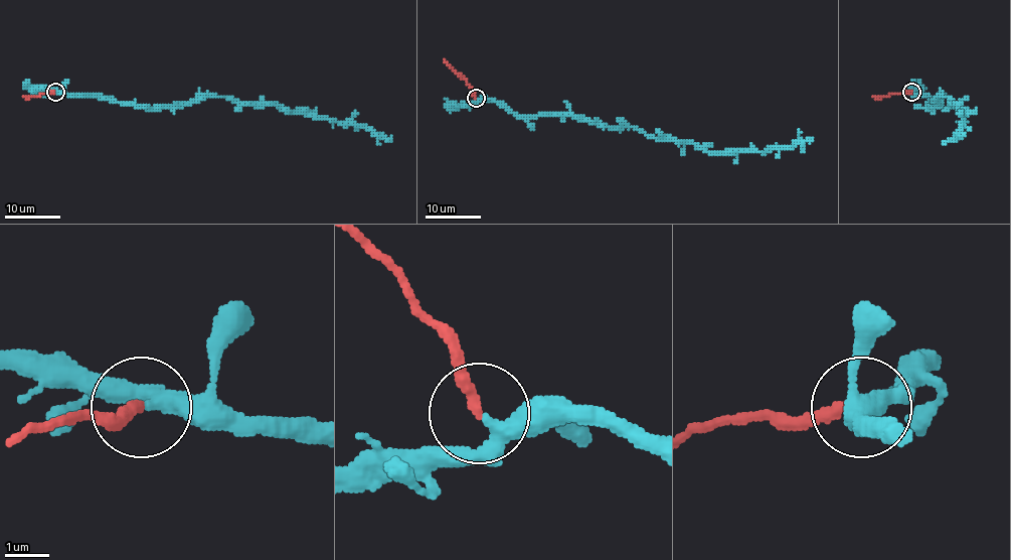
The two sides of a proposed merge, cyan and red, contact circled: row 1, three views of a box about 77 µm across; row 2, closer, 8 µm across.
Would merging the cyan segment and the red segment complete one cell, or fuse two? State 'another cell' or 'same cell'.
another cell

